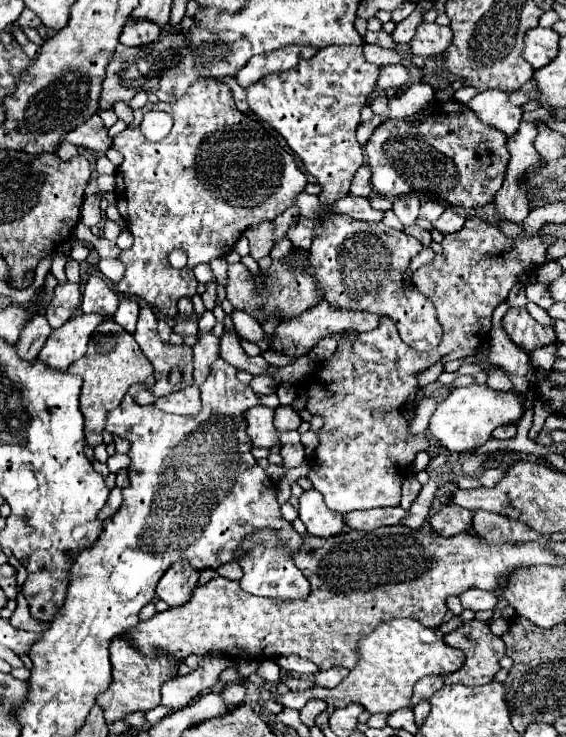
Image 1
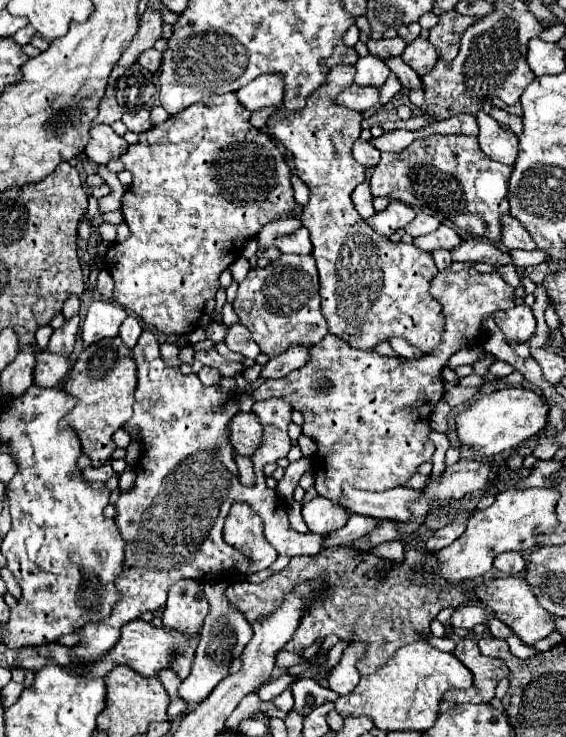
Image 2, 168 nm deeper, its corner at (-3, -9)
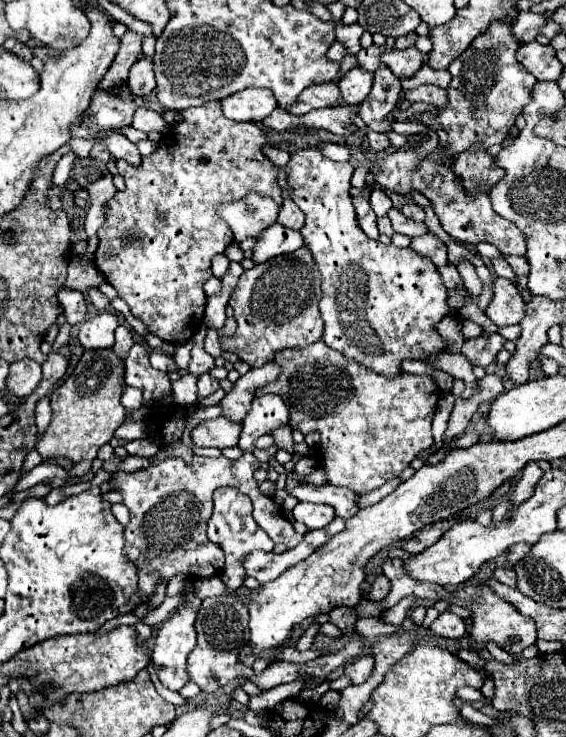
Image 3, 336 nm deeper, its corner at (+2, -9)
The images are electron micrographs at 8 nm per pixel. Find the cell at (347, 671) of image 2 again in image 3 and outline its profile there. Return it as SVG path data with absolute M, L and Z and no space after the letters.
M370 655L356 657L356 661L346 663L346 675L350 675L354 685L364 683L372 675L372 669L374 669L374 659Z

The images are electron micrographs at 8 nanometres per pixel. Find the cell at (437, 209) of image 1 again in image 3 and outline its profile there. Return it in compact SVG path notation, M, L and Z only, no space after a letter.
M392 207L388 211L388 219L392 221L392 227L394 227L396 233L402 233L402 235L408 235L408 237L418 237L418 235L428 233L428 227L424 223L416 223L416 221L404 217L402 211L398 211L396 207Z

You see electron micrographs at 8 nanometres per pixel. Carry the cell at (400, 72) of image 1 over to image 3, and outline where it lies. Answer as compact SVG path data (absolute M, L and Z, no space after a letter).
M322 83L322 85L310 85L300 93L300 97L288 107L288 113L292 115L304 115L312 109L322 109L322 107L334 107L336 101L340 99L338 95L338 85L336 83Z

